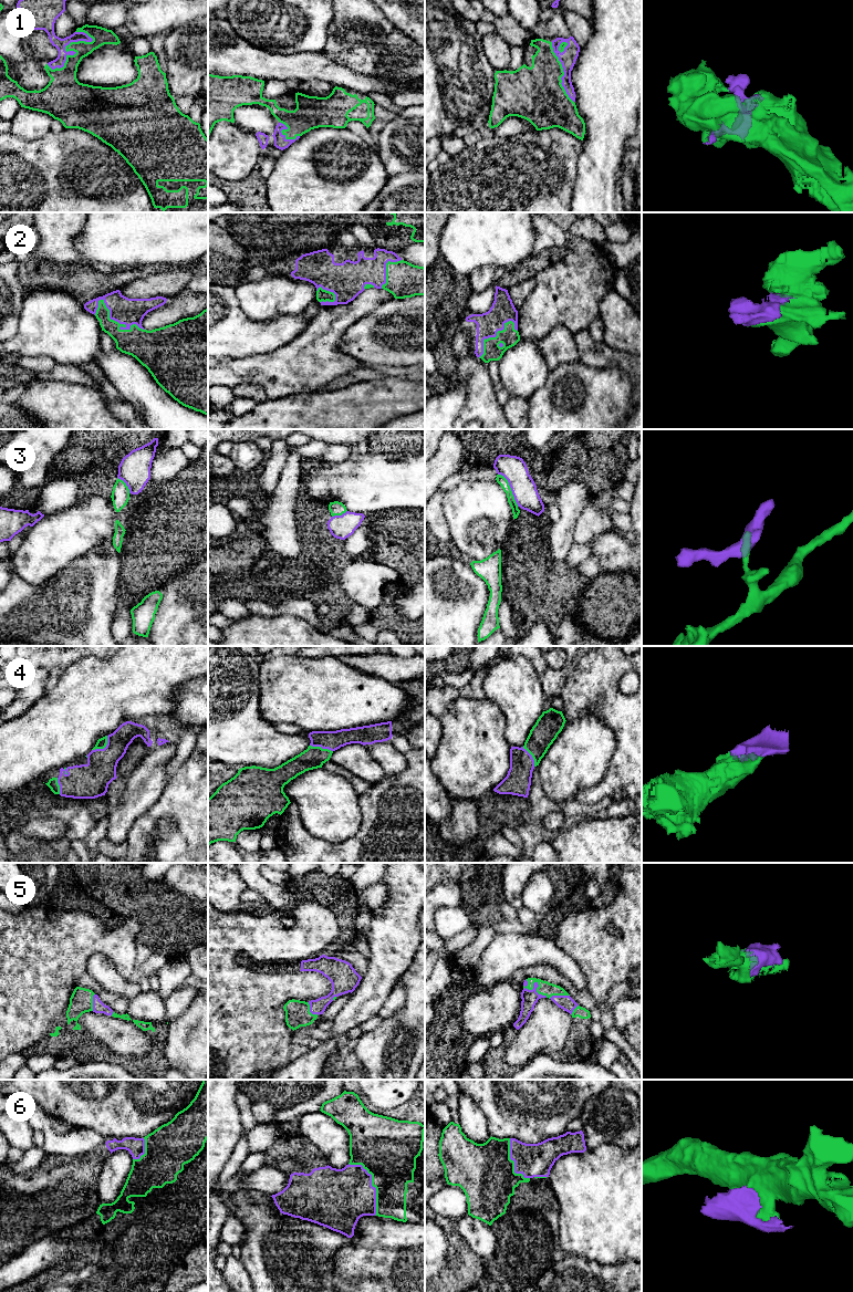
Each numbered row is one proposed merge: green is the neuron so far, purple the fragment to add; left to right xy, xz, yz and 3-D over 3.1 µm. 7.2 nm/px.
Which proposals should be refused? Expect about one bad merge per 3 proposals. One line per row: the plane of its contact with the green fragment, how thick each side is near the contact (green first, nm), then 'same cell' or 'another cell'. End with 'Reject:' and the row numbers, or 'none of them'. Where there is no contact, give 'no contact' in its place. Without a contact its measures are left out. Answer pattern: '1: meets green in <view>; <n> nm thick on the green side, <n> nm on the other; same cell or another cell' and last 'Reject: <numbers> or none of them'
1: meets green in xy; 200 nm thick on the green side, 120 nm on the other; same cell
2: meets green in xy; 220 nm thick on the green side, 190 nm on the other; same cell
3: meets green in yz; 70 nm thick on the green side, 180 nm on the other; another cell
4: meets green in xy; 70 nm thick on the green side, 240 nm on the other; same cell
5: meets green in yz; 100 nm thick on the green side, 110 nm on the other; same cell
6: meets green in xz; 400 nm thick on the green side, 400 nm on the other; another cell
Reject: 3, 6

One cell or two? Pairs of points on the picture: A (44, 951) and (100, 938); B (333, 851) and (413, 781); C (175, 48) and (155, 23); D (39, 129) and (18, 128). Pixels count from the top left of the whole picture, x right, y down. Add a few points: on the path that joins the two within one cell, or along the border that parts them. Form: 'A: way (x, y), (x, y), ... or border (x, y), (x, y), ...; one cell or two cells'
A: way (58, 943), (68, 938), (86, 938); one cell
B: way (354, 845), (397, 802); one cell
C: border (191, 22), (174, 27), (167, 32); two cells
D: way (33, 128), (23, 128); one cell

